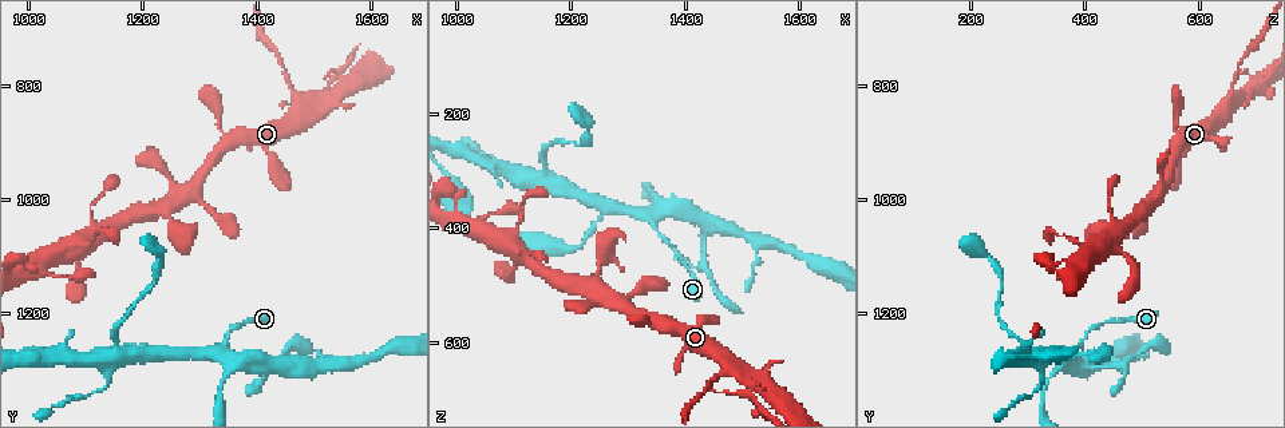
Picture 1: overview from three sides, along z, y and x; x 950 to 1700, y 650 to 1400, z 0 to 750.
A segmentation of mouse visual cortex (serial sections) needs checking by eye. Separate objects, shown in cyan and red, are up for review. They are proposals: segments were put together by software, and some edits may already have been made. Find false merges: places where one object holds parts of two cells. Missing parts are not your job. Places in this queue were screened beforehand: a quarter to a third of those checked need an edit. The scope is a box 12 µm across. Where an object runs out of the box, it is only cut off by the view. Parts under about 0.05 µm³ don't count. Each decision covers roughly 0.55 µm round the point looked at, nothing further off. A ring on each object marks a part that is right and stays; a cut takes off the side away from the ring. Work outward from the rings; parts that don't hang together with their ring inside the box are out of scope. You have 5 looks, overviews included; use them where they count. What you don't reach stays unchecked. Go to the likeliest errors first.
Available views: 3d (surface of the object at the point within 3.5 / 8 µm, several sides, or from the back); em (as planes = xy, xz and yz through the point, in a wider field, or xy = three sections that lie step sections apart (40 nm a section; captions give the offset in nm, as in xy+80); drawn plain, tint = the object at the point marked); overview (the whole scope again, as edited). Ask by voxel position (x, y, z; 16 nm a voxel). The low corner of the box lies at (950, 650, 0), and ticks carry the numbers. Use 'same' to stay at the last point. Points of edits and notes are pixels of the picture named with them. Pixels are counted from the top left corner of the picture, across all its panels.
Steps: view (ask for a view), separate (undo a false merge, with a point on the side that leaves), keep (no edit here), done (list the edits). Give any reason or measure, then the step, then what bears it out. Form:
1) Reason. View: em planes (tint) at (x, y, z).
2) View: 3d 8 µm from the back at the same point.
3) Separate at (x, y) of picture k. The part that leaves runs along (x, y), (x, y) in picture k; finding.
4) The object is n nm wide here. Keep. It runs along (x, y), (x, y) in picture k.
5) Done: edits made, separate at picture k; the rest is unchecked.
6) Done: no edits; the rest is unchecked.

View: 3d 3.5 µm at (1345, 1255, 385).

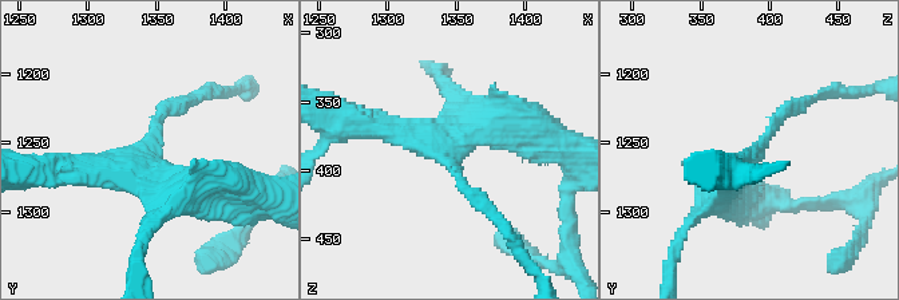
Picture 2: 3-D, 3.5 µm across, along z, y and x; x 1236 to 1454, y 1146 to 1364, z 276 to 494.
Need the tissue. View: em xy step 1 (tint) at (1342, 1256, 388).

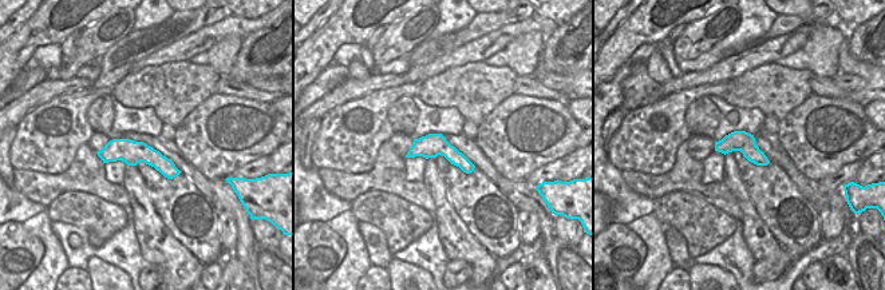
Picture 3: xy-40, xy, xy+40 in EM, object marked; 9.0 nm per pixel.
View: em xy step 3 (tint) at the same point.

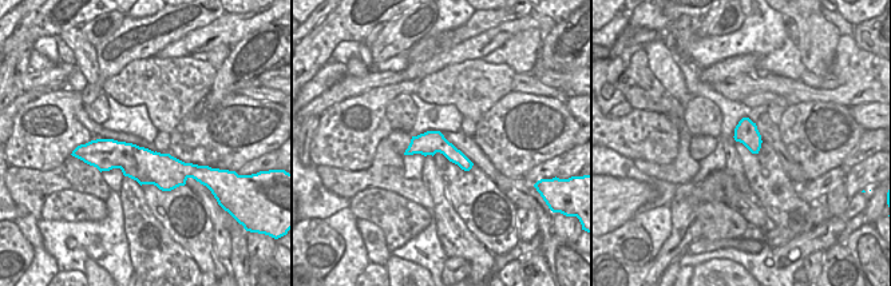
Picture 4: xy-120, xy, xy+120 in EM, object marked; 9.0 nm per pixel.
Keep. All the same cell.

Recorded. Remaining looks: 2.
Thick turns thin. View: 3d 3.5 µm at (1460, 810, 660).

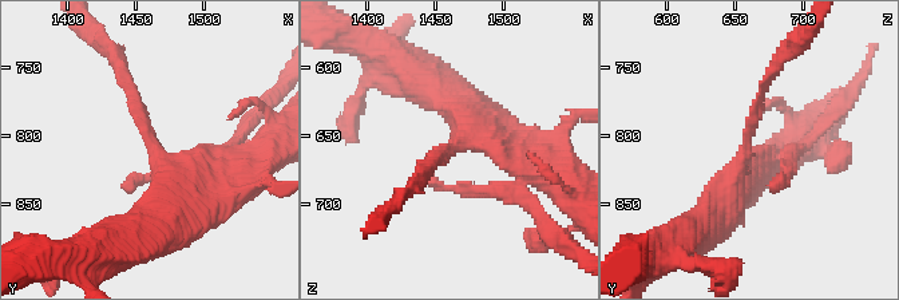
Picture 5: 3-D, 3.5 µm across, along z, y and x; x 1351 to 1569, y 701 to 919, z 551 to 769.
Shape alone is not enough. View: em xy step 5 (tint) at (1460, 804, 656).

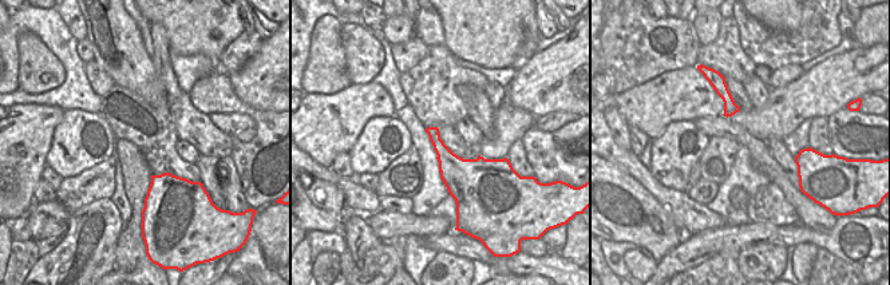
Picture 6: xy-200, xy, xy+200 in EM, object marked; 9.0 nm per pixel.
Separate at (134, 105) of picture 5. The part that leaves runs along (155, 150), (135, 93), (102, 43) in picture 5; a second cell is stuck on.

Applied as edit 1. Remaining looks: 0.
Done: edits made, separate at picture 5; the rest is unchecked.

